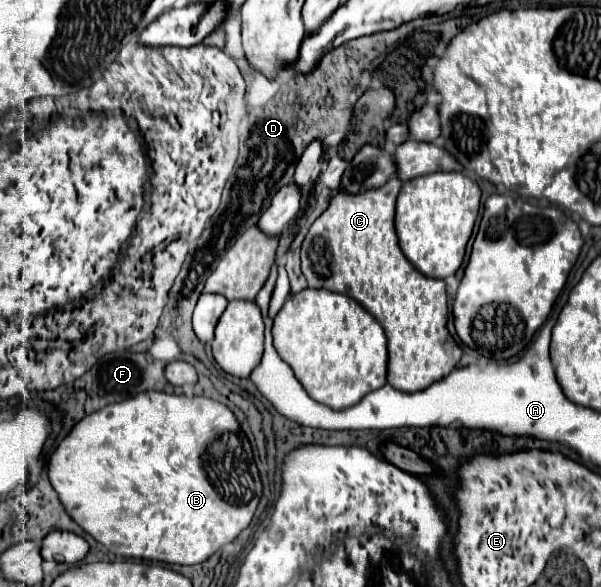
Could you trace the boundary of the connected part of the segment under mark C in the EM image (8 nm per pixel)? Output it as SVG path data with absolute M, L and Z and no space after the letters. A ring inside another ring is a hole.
M392 177L380 189L370 189L358 195L344 191L336 193L330 199L328 209L314 221L302 243L302 273L308 281L308 287L344 293L364 305L382 323L388 337L388 383L400 391L414 393L444 379L460 361L462 351L446 329L446 283L440 279L424 277L416 267L412 267L398 245L394 229L394 207L400 187L400 177Z

